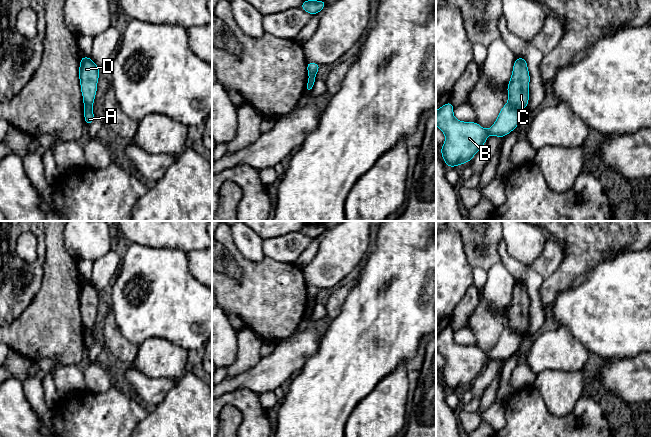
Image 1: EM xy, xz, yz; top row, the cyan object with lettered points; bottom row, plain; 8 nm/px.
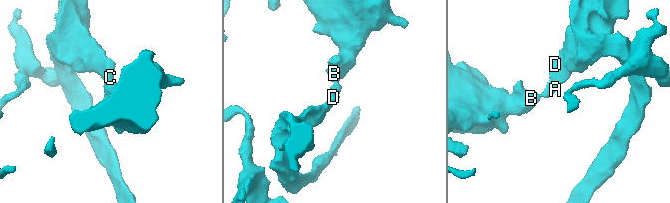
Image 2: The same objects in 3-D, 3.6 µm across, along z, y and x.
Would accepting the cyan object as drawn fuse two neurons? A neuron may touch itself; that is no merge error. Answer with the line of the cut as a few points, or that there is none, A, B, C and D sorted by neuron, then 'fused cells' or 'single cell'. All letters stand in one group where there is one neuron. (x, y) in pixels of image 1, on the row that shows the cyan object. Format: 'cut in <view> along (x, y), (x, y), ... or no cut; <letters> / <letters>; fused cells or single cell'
cut in yz along (508, 102), (520, 110); A B / C D; fused cells

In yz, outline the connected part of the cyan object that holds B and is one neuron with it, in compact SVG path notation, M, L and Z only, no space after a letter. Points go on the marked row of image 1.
M447 102L436 111L436 126L445 134L441 155L447 167L457 167L470 162L489 135L505 137L519 125L522 116L521 110L506 103L494 124L486 130L477 122L457 120L453 111L451 102Z

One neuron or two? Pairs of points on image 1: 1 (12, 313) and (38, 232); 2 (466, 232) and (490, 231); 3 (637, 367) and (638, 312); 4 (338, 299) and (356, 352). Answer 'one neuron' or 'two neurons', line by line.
1: one neuron
2: one neuron
3: two neurons
4: two neurons

